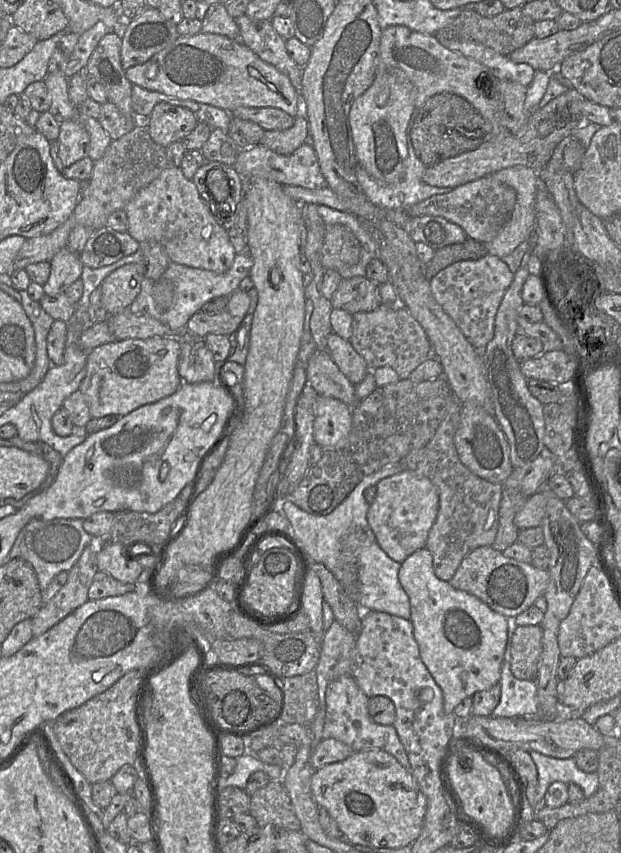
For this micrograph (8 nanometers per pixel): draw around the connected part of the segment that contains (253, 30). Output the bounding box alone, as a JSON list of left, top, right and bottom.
[235,14,305,117]

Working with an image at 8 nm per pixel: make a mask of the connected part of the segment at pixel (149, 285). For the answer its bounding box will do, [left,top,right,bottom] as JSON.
[129,252,253,338]

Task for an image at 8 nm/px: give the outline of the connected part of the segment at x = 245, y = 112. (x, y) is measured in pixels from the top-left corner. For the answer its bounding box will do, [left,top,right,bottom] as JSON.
[229,107,294,130]

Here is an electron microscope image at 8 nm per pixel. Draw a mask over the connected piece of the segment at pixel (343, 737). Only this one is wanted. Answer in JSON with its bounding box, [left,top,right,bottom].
[323,675,412,773]

